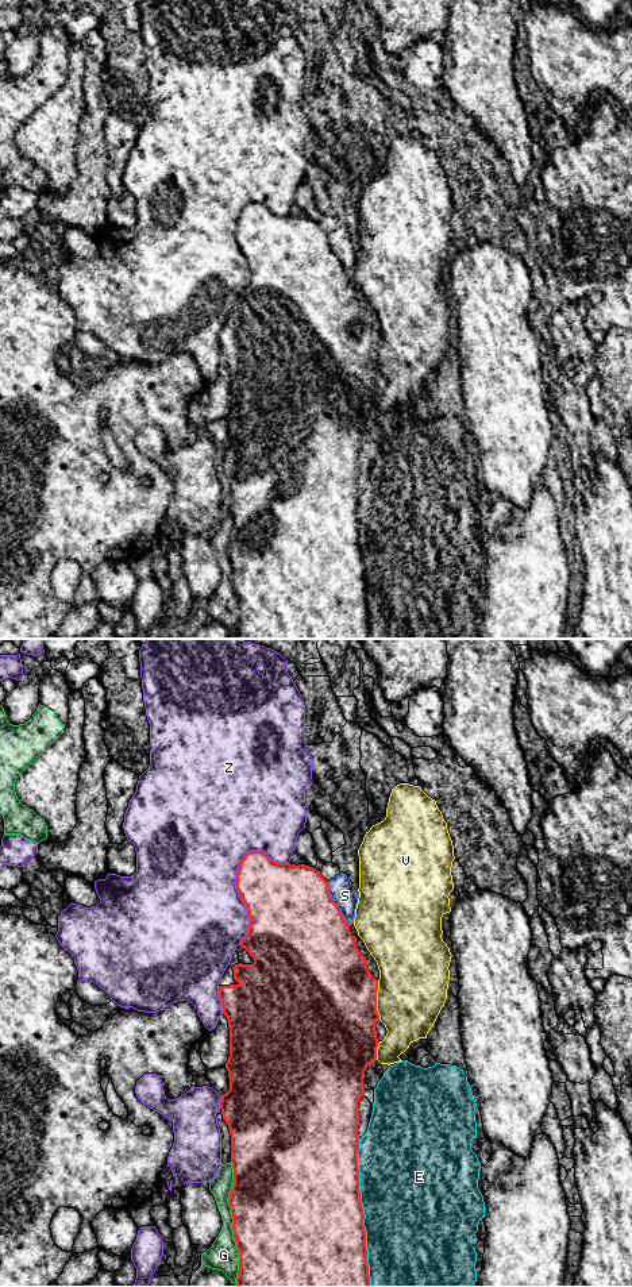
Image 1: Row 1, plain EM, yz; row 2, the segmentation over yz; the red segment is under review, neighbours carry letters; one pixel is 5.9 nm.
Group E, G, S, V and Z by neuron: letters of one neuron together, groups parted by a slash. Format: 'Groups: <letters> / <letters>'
Groups: E / G / S / V / Z

